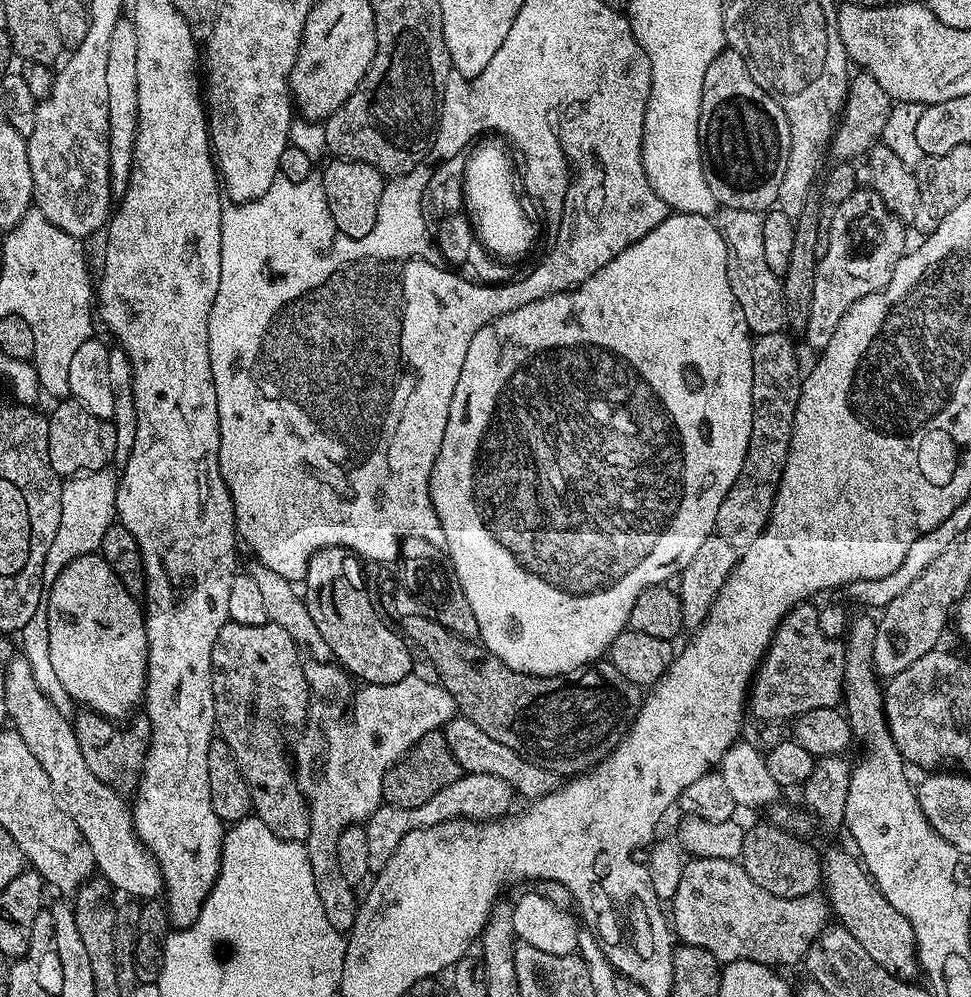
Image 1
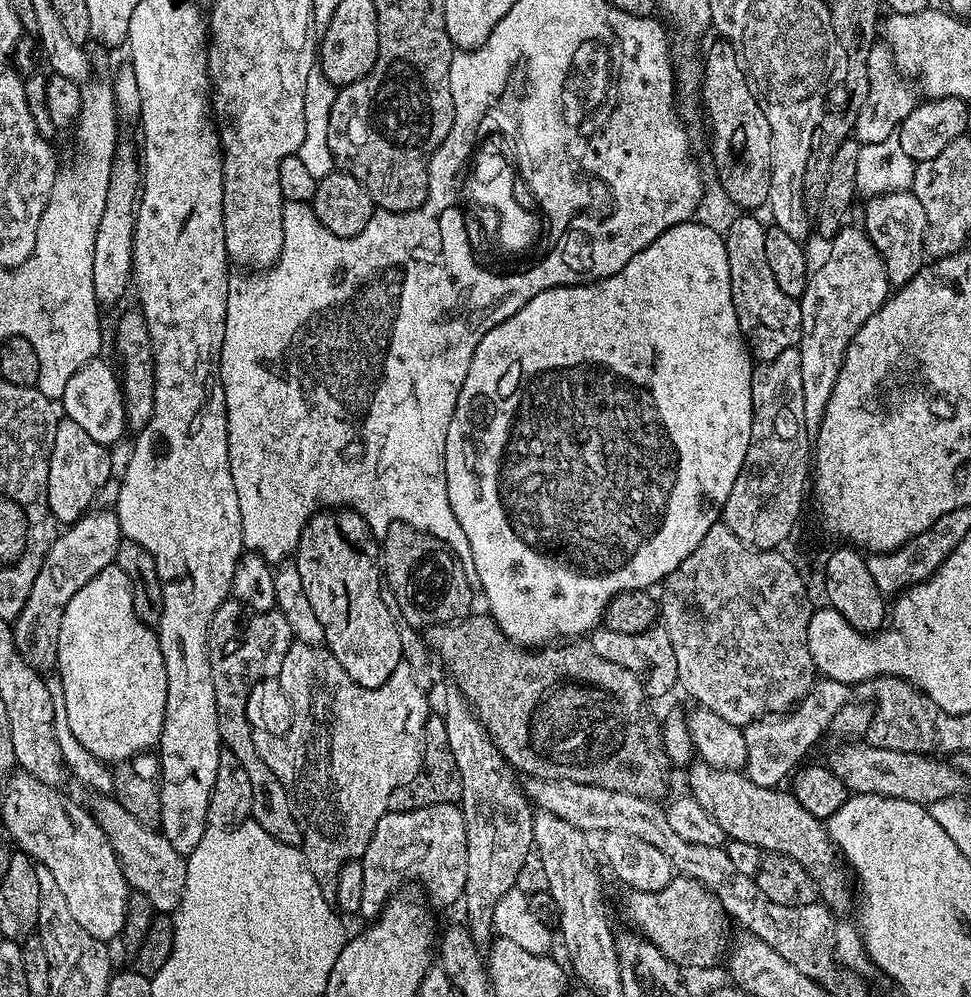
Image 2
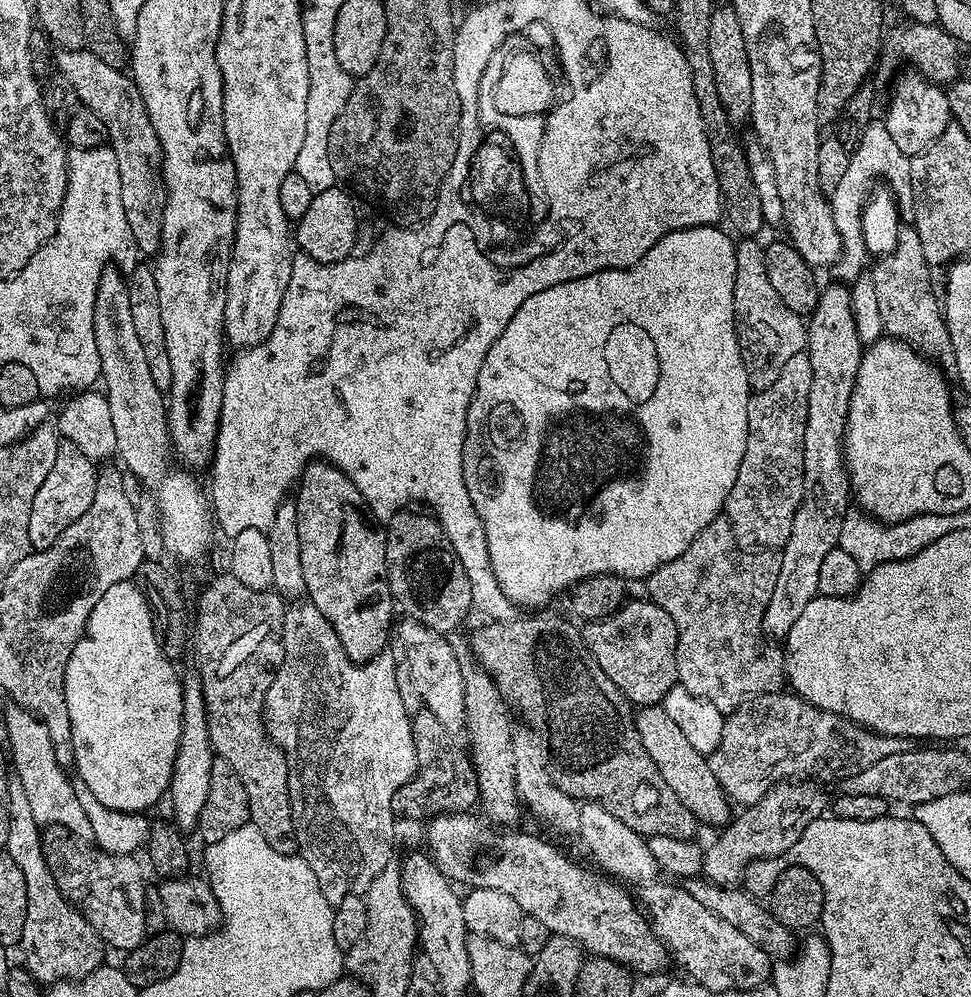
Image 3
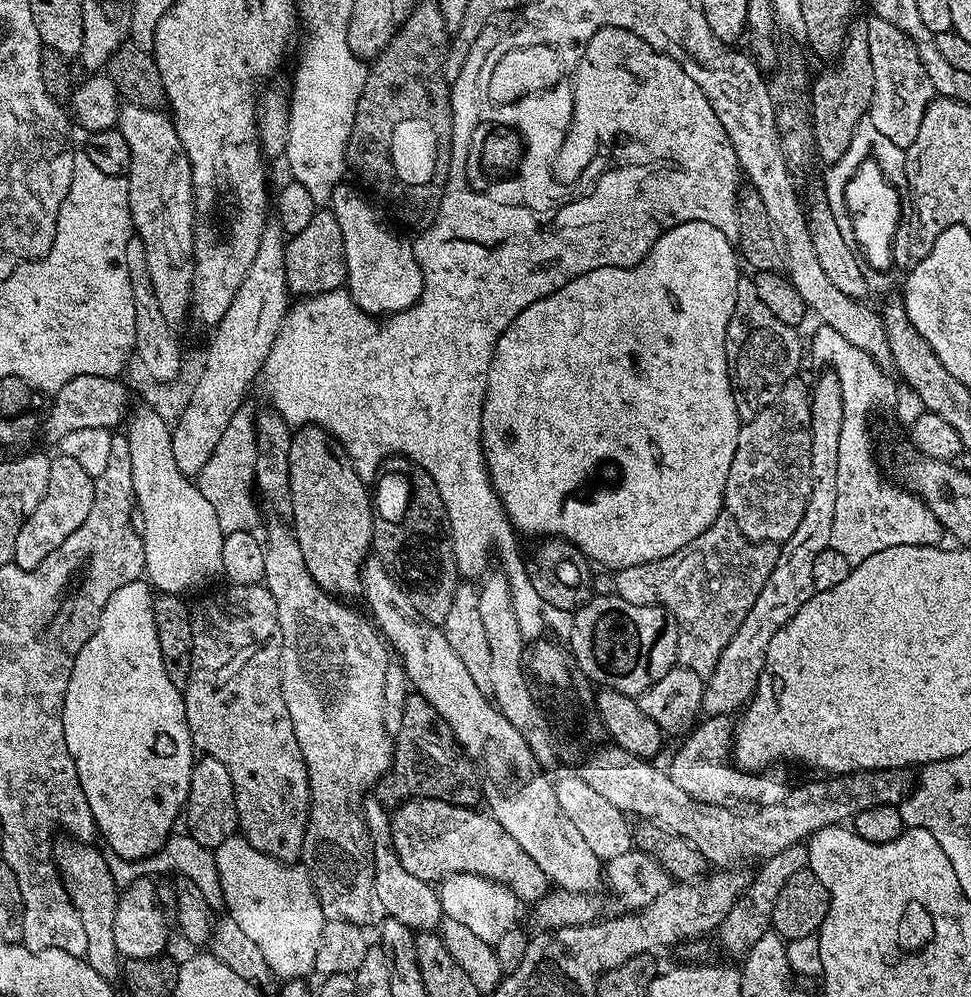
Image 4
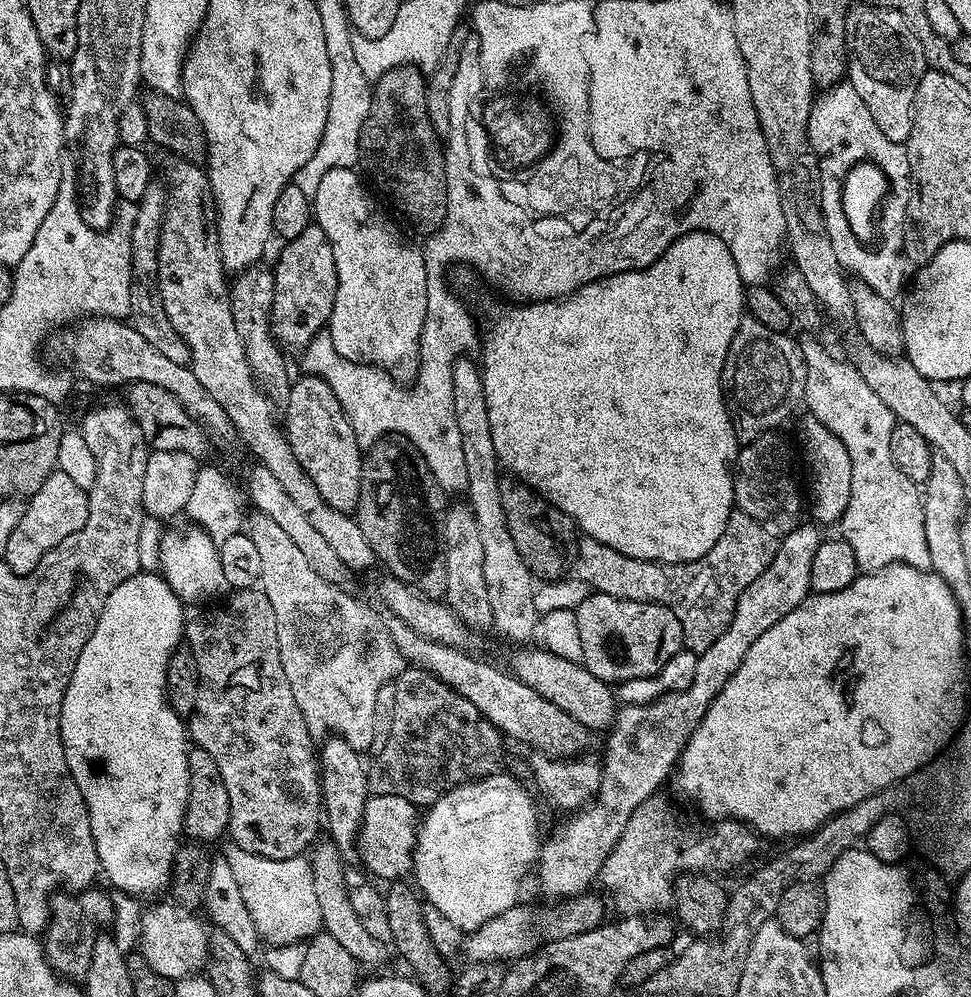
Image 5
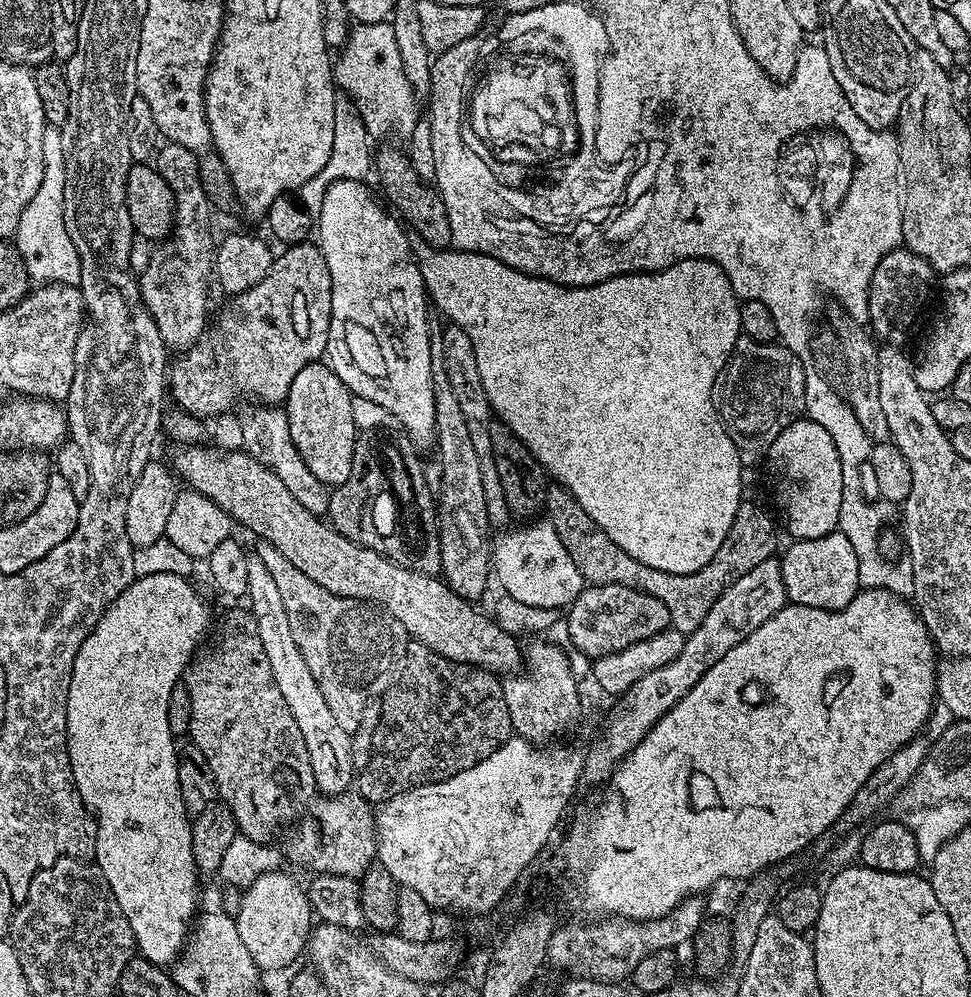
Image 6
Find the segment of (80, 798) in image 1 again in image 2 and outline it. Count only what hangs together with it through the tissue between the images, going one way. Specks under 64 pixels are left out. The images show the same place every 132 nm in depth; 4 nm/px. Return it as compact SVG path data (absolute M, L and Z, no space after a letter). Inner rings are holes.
M102 794L97 795L95 799L97 800L90 804L90 811L96 817L98 826L106 834L110 846L114 848L114 854L118 858L120 869L126 878L129 889L131 891L141 891L153 904L157 913L171 914L175 912L176 907L182 902L182 890L186 890L186 866L188 861L185 853L174 850L171 842L164 837L163 831L142 826L142 822L138 822L138 818L134 818L134 814L129 814L116 799Z

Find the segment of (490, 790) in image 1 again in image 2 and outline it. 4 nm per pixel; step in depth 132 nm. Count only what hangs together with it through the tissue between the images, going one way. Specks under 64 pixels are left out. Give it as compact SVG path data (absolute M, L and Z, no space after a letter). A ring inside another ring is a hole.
M459 803L426 806L422 810L410 810L409 812L387 812L378 822L378 826L374 826L370 846L366 846L360 860L363 873L363 893L359 915L365 916L365 921L368 922L375 920L393 893L399 889L396 887L403 880L421 880L425 890L428 891L429 898L438 907L450 907L455 900L457 903L464 895L467 857L466 822L464 821L464 809Z

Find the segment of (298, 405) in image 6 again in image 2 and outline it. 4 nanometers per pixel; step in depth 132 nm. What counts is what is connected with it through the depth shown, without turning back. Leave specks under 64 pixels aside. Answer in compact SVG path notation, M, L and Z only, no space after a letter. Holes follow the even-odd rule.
M341 507L313 513L301 530L300 541L294 553L294 563L298 574L302 574L302 586L310 597L310 606L314 606L318 622L322 622L327 651L332 653L334 659L342 666L342 670L346 670L346 674L350 674L350 678L358 686L363 688L382 686L402 662L403 656L400 655L403 654L404 648L400 645L400 628L392 617L393 609L385 593L380 593L381 545L377 537L372 535L368 523L358 513Z

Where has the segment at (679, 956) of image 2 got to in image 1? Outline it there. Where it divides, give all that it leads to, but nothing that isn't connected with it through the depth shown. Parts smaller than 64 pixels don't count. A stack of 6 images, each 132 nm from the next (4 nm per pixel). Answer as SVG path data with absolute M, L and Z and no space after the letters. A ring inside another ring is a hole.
M698 857L696 859L689 859L682 870L682 882L678 882L678 890L674 894L674 898L670 901L670 927L674 933L675 939L679 941L681 945L698 946L702 950L714 954L714 958L720 961L721 965L729 964L735 960L753 960L759 964L766 964L769 966L781 966L780 964L799 965L804 957L807 956L810 946L821 934L823 934L825 928L829 927L829 924L830 909L828 901L823 895L813 894L811 896L803 896L802 898L794 898L793 900L778 898L774 894L762 890L762 886L758 886L758 882L754 882L754 878L750 878L750 874L746 874L743 864L736 860L727 860L726 858Z

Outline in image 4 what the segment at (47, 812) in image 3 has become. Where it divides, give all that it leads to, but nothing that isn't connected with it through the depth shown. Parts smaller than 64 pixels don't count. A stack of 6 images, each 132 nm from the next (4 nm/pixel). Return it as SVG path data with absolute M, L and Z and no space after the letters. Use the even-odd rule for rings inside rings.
M57 839L53 843L53 856L60 872L67 896L78 910L82 930L86 935L86 956L84 959L98 974L107 980L115 981L122 972L122 957L114 944L114 910L118 899L118 887L108 870L108 864L100 850L76 840Z

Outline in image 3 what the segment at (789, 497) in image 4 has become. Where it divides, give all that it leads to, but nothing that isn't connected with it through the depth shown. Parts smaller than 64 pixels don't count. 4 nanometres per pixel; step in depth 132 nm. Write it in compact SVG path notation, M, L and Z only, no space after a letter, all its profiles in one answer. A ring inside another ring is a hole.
M807 351L794 354L769 388L748 397L748 437L738 478L730 486L724 512L741 548L779 550L790 538L794 514L804 497L804 443L806 410L810 402L810 358Z

